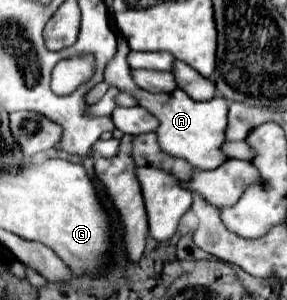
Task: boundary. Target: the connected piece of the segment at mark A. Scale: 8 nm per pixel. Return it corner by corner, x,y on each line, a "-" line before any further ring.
118,35
118,53
112,63
108,63
106,71
106,81
116,85
122,92
132,93
138,99
138,105
148,109
154,117
159,120
156,135
162,151
174,157
182,157
188,163
192,163
196,169
216,169
222,163
226,163
230,157
222,151
222,145
226,143
226,125
228,125
228,101
224,97
214,97
212,101
198,103
188,97
188,93
174,91
174,93
150,93
142,91
140,87
134,85
132,75
130,75
130,65
126,61
130,49
128,43
122,35

